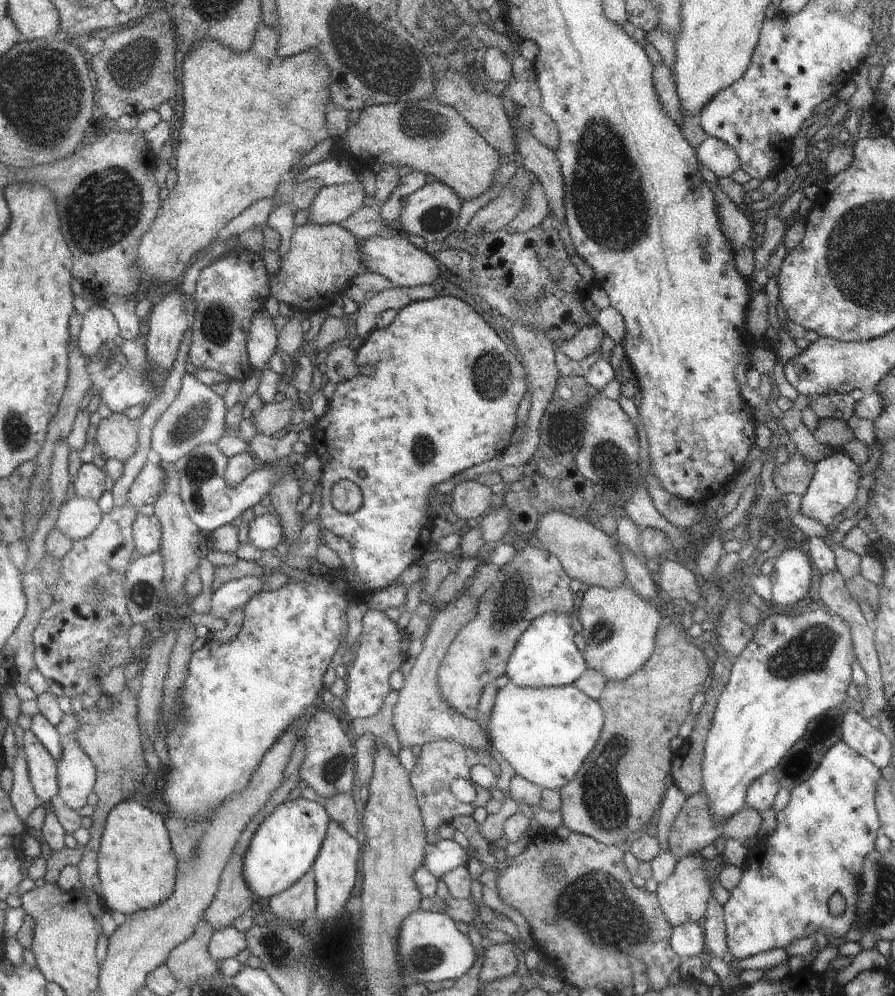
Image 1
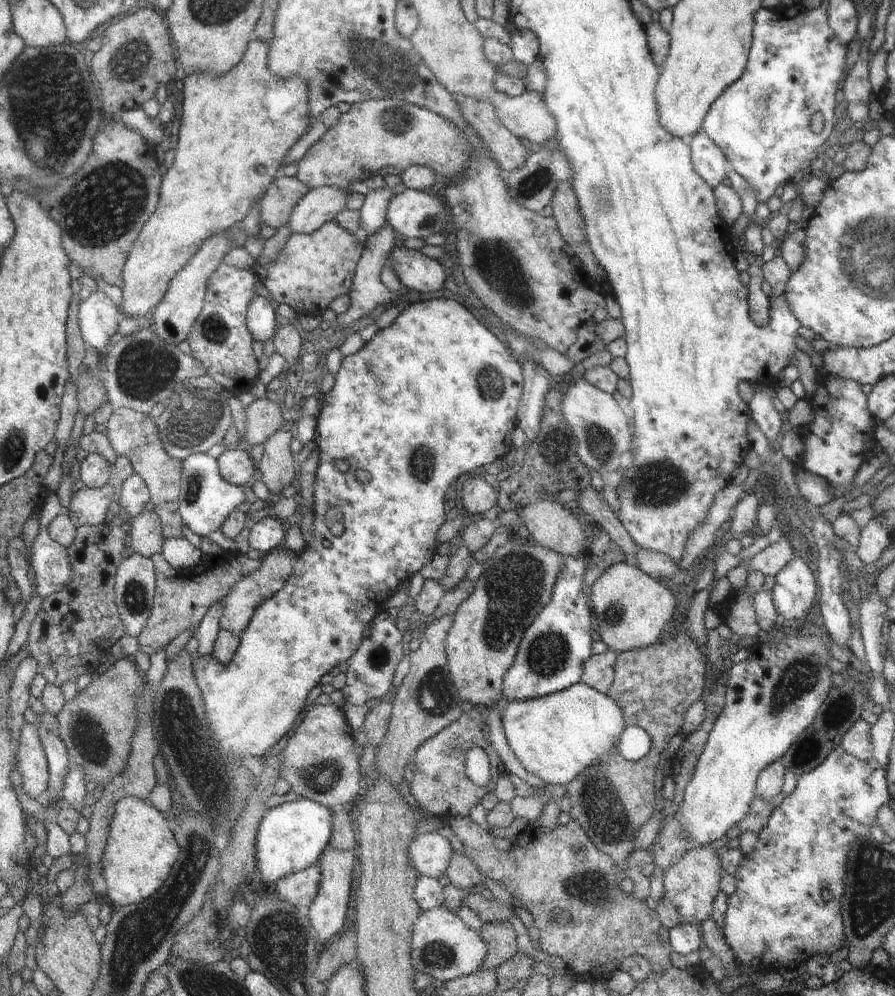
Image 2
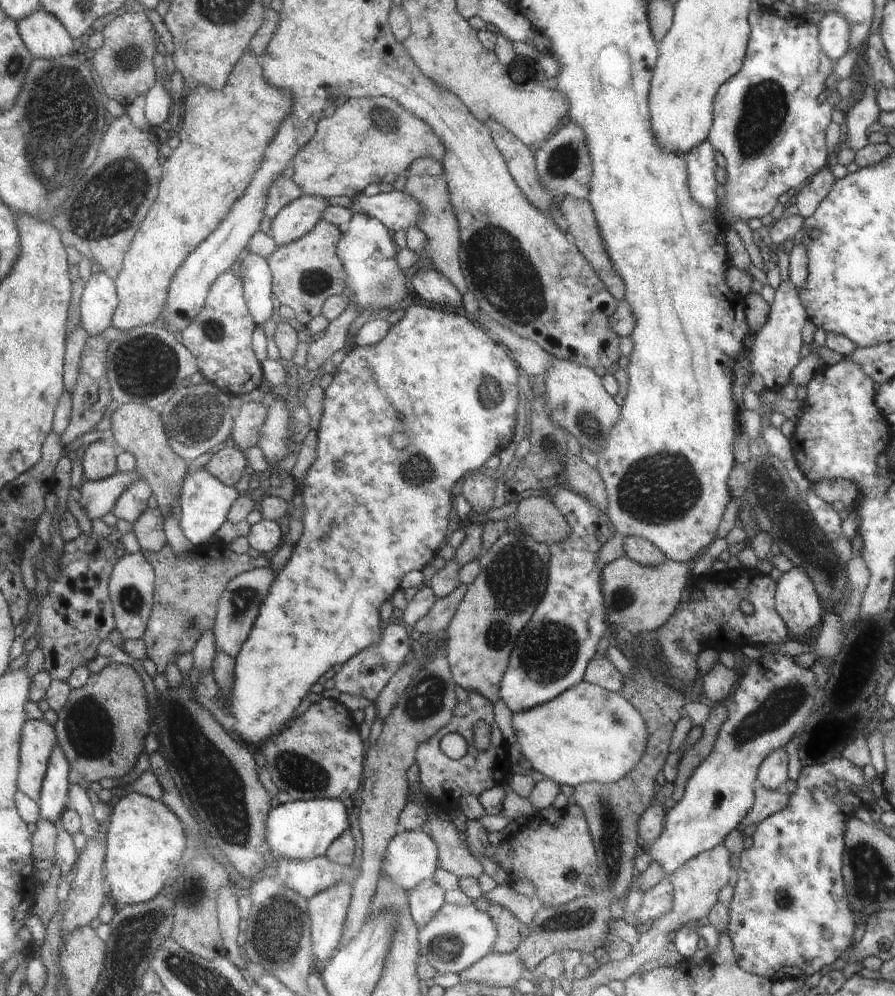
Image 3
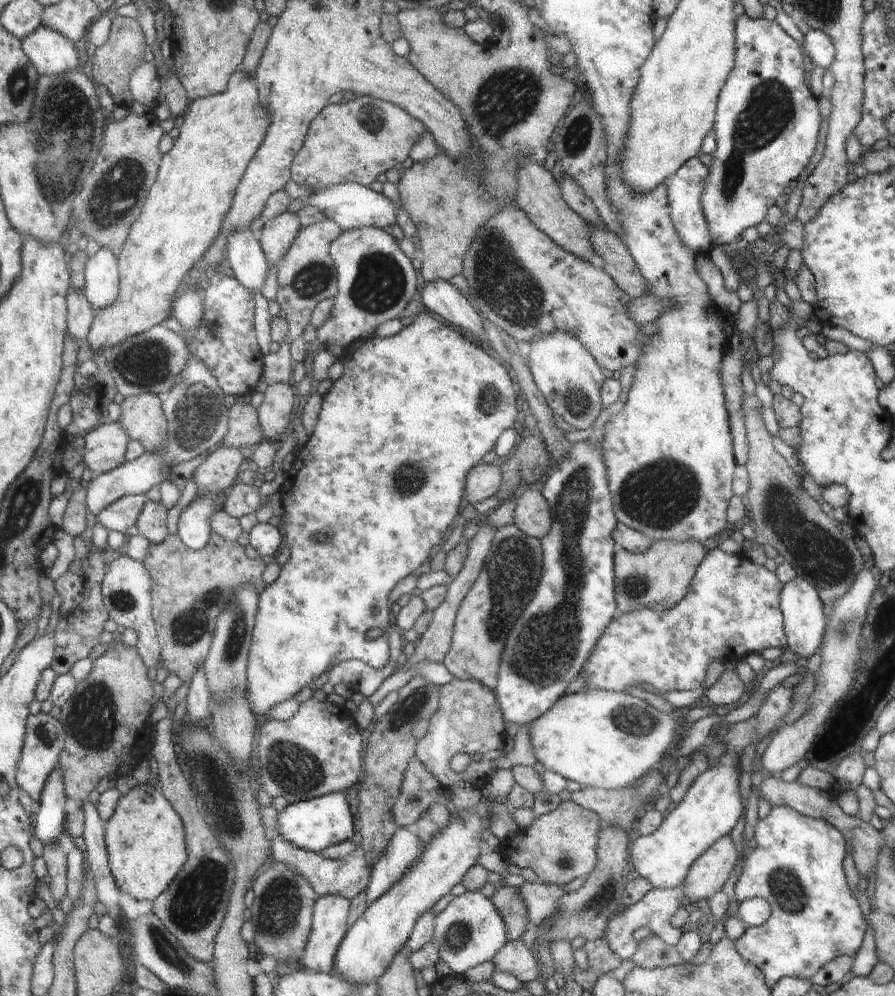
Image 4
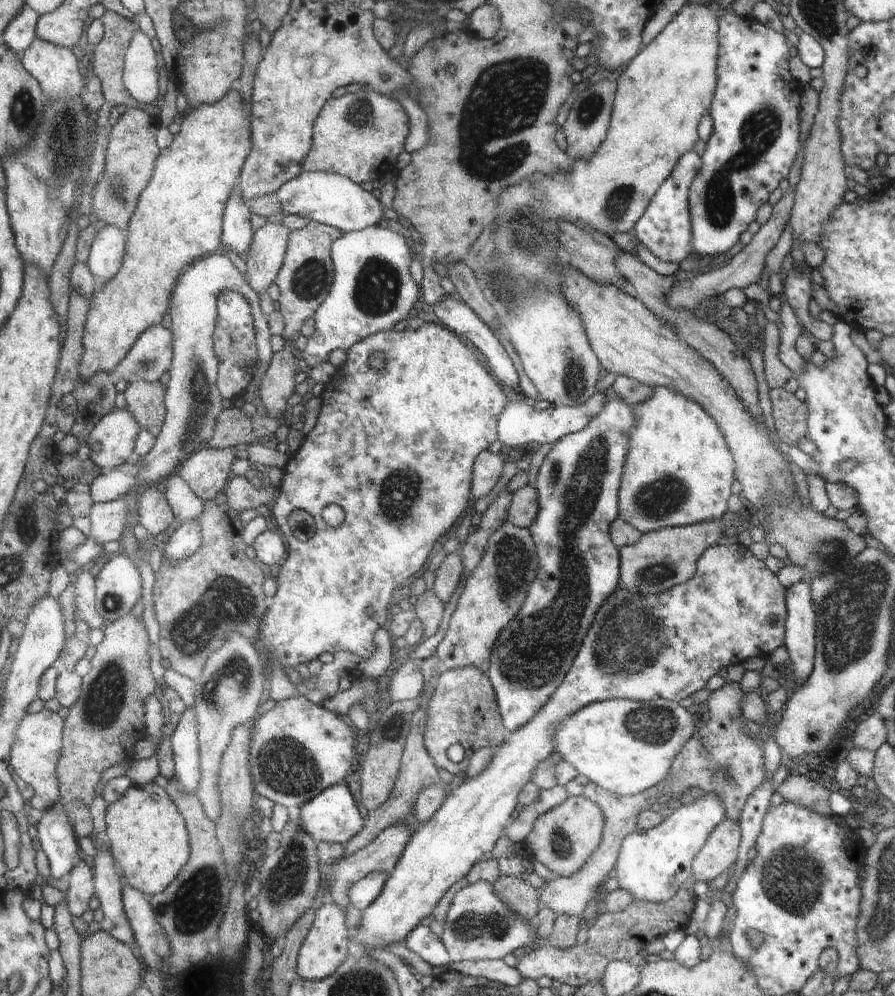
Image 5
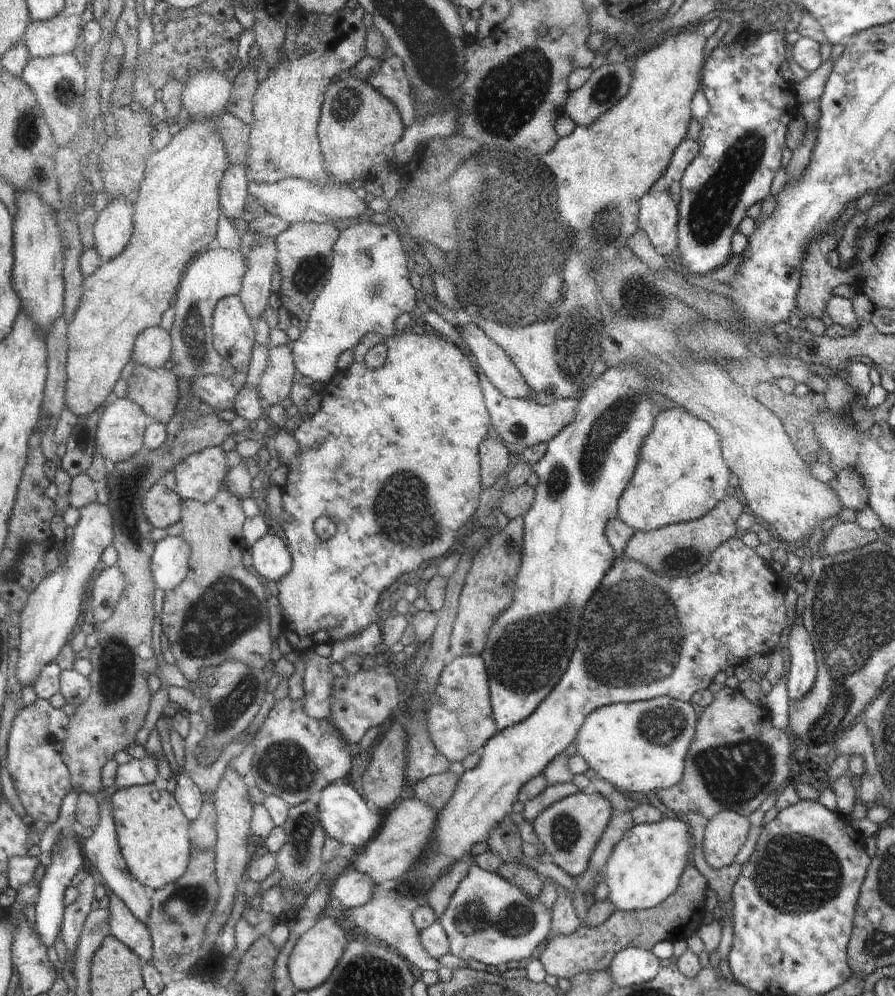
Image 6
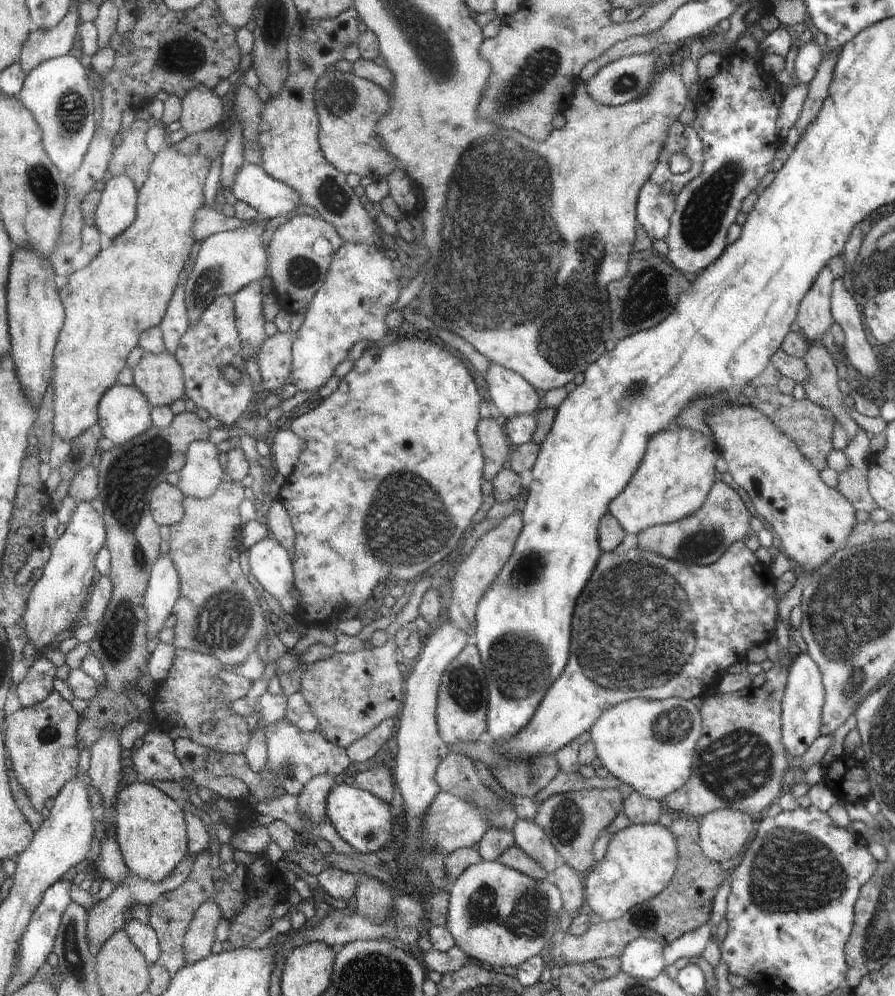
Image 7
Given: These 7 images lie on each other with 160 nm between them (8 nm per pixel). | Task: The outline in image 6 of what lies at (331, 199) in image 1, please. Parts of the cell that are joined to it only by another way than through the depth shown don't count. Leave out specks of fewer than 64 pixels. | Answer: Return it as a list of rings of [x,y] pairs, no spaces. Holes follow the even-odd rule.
[[[246,232],[241,236],[242,251],[247,254],[249,269],[243,278],[239,298],[243,308],[255,321],[266,308],[270,296],[270,280],[276,264],[274,239],[266,238],[259,232]]]

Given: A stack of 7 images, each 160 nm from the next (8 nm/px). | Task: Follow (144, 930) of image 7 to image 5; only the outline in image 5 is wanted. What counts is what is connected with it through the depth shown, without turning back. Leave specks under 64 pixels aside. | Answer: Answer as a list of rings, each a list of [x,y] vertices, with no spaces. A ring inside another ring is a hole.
[[[95,835],[100,852],[92,859],[96,875],[97,897],[101,901],[105,918],[101,922],[93,921],[87,936],[95,932],[107,930],[117,939],[135,946],[136,935],[127,913],[124,900],[124,876],[114,853],[109,847],[105,835]]]

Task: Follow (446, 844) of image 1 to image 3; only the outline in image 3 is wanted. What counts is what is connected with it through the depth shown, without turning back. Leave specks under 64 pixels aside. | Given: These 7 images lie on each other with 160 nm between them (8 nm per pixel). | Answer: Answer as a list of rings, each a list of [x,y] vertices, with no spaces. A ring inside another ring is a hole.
[[[421,830],[399,831],[388,846],[382,869],[410,892],[421,880],[432,879],[435,870],[439,867],[438,846],[426,832]]]

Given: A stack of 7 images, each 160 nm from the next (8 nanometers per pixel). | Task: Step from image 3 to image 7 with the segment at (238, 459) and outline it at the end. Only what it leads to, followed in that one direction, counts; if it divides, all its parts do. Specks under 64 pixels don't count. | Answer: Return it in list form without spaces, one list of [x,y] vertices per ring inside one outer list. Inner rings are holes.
[[[209,440],[194,441],[187,450],[187,462],[179,472],[177,486],[186,497],[205,499],[222,484],[222,474],[216,446]]]

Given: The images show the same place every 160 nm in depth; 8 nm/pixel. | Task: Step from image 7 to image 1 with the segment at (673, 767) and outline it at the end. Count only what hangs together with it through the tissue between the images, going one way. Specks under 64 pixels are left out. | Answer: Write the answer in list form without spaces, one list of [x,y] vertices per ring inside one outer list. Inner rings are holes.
[[[507,682],[497,690],[487,734],[490,745],[496,747],[516,774],[541,789],[561,790],[599,741],[604,721],[598,700],[573,684],[523,687]]]

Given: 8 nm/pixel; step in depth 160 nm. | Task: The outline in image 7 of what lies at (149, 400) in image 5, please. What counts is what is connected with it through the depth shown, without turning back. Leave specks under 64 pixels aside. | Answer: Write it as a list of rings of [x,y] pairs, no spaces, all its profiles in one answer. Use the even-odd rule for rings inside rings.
[[[145,353],[135,369],[135,385],[146,394],[153,408],[170,406],[186,395],[182,367],[175,355]]]

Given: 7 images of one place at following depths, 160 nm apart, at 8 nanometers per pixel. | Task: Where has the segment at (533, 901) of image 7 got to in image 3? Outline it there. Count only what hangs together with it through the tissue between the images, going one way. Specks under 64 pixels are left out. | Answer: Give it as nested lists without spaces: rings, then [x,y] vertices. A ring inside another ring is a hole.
[[[445,903],[438,913],[420,928],[420,955],[437,972],[459,975],[487,957],[494,949],[497,938],[496,926],[486,912],[477,910],[473,904],[460,907]]]

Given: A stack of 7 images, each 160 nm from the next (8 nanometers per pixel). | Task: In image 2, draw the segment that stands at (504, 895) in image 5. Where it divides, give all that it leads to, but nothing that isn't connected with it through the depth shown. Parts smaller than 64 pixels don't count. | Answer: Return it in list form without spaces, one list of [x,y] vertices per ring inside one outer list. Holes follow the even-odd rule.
[[[496,922],[483,924],[481,931],[487,938],[489,949],[486,960],[483,962],[484,970],[500,967],[504,962],[511,960],[518,953],[517,936],[509,922]]]

